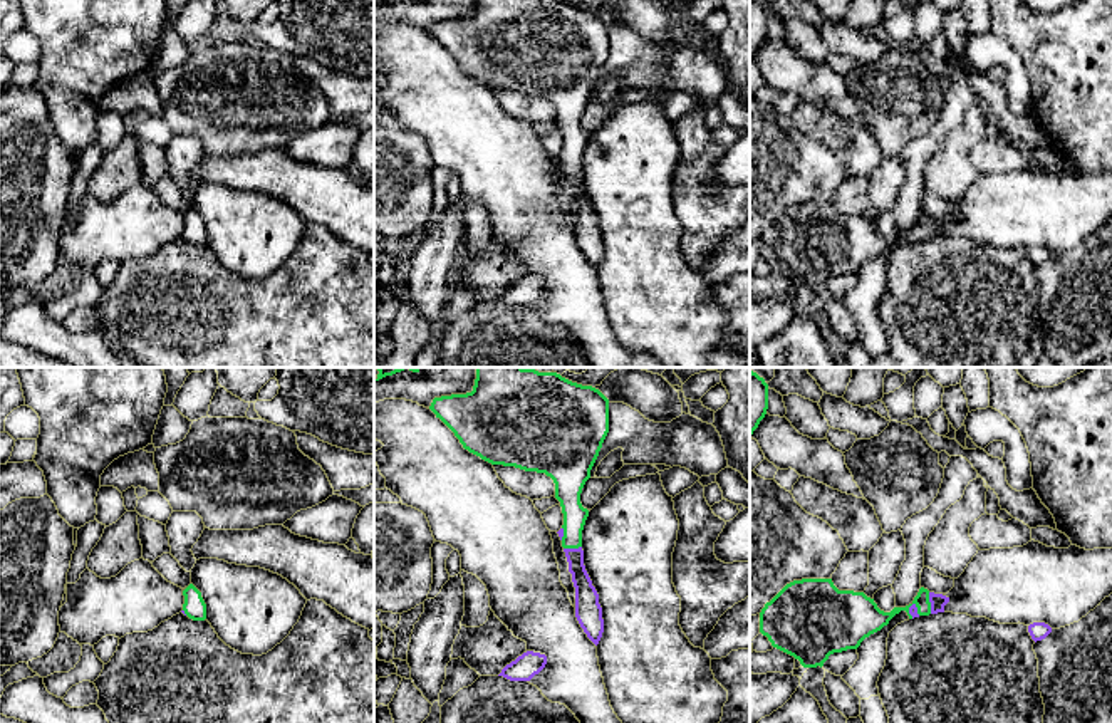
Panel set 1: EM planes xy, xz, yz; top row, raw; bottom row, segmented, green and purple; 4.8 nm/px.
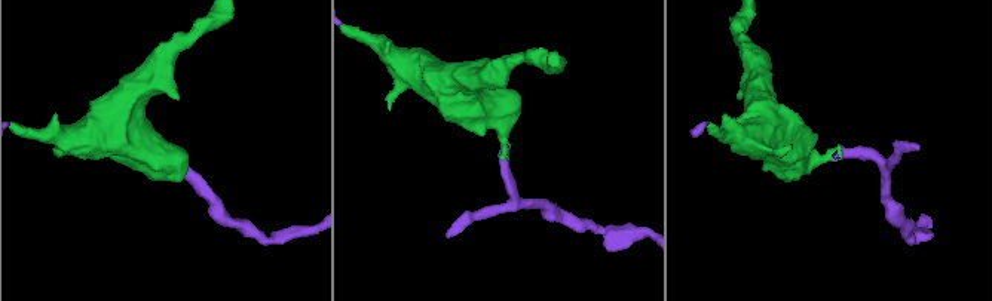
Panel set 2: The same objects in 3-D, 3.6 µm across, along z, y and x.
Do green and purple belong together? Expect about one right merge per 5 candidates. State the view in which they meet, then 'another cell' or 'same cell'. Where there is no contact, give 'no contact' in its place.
yz | same cell

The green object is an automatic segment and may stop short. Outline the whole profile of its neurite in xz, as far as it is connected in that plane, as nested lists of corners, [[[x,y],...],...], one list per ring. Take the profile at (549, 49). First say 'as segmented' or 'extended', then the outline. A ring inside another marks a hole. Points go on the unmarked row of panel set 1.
extended | [[[476,0],[471,17],[434,22],[429,34],[455,57],[465,74],[481,84],[491,89],[545,97],[553,104],[555,122],[564,138],[564,149],[557,158],[575,211],[575,242],[587,262],[597,270],[604,257],[604,243],[599,218],[584,190],[582,154],[589,134],[582,131],[580,117],[609,57],[609,23],[599,13],[572,7],[562,0]]]

